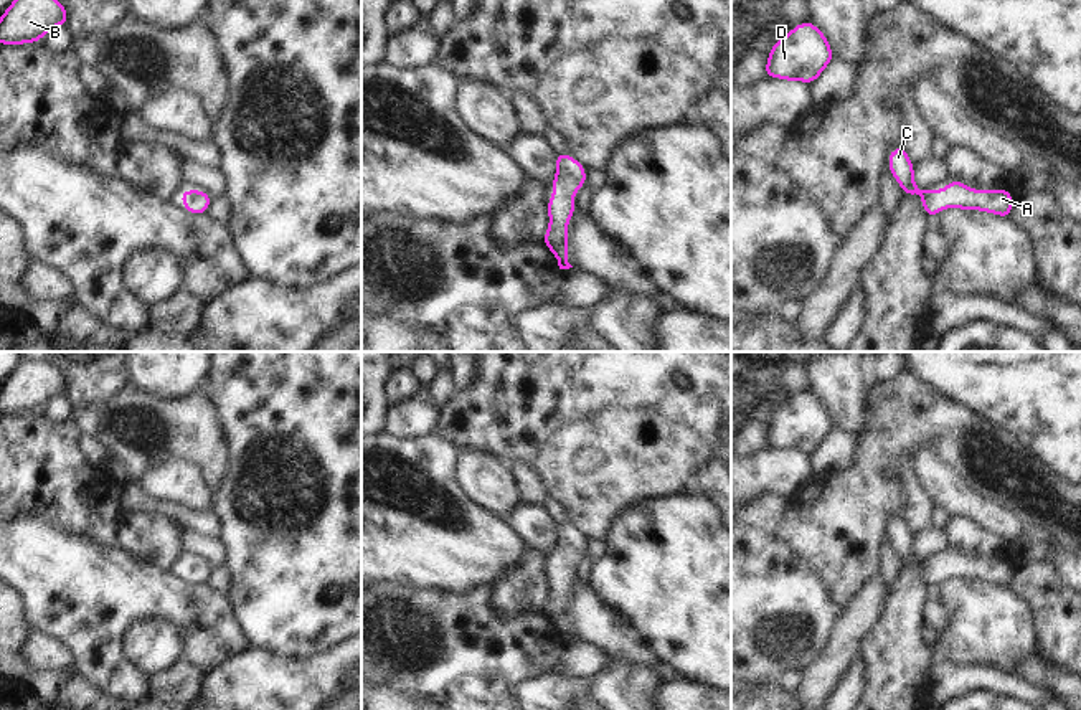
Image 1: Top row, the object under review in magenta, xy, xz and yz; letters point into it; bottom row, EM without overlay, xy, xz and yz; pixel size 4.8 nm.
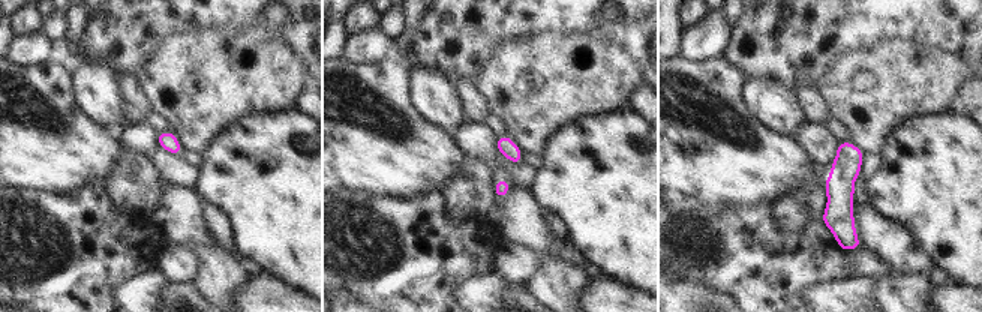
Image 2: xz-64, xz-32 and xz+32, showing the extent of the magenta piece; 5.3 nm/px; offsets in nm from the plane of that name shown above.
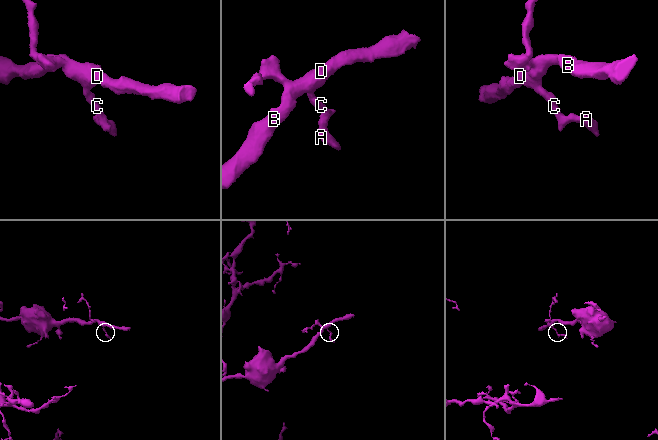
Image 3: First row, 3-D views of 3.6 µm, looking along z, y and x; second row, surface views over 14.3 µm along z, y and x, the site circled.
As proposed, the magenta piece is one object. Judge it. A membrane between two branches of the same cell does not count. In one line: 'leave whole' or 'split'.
leave whole

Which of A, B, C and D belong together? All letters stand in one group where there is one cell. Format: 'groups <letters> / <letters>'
groups A B C D

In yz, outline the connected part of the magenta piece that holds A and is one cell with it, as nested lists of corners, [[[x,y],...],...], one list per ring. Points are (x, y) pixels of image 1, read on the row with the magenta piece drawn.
[[[904,145],[888,154],[890,173],[899,183],[906,196],[916,192],[928,218],[944,211],[947,206],[956,210],[979,210],[997,216],[1010,218],[1013,195],[1007,188],[974,190],[969,185],[951,180],[942,190],[921,190],[914,183],[914,163],[906,154]]]

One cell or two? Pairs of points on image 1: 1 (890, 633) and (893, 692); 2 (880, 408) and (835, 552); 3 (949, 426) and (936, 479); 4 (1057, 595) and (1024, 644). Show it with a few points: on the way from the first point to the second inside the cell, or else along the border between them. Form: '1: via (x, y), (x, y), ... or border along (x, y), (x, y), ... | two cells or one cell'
1: via (893, 648), (893, 677) | one cell
2: via (880, 444), (867, 492), (849, 515) | one cell
3: border along (910, 463), (925, 449), (933, 449), (969, 484) | two cells
4: border along (1015, 595), (1030, 610), (1038, 651) | two cells

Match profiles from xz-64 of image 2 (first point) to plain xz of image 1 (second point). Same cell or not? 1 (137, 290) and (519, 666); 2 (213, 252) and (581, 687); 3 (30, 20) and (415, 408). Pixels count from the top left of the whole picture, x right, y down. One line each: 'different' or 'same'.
1: different
2: different
3: different

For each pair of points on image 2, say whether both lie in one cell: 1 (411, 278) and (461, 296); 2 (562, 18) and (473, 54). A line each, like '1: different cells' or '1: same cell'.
1: different cells
2: same cell

